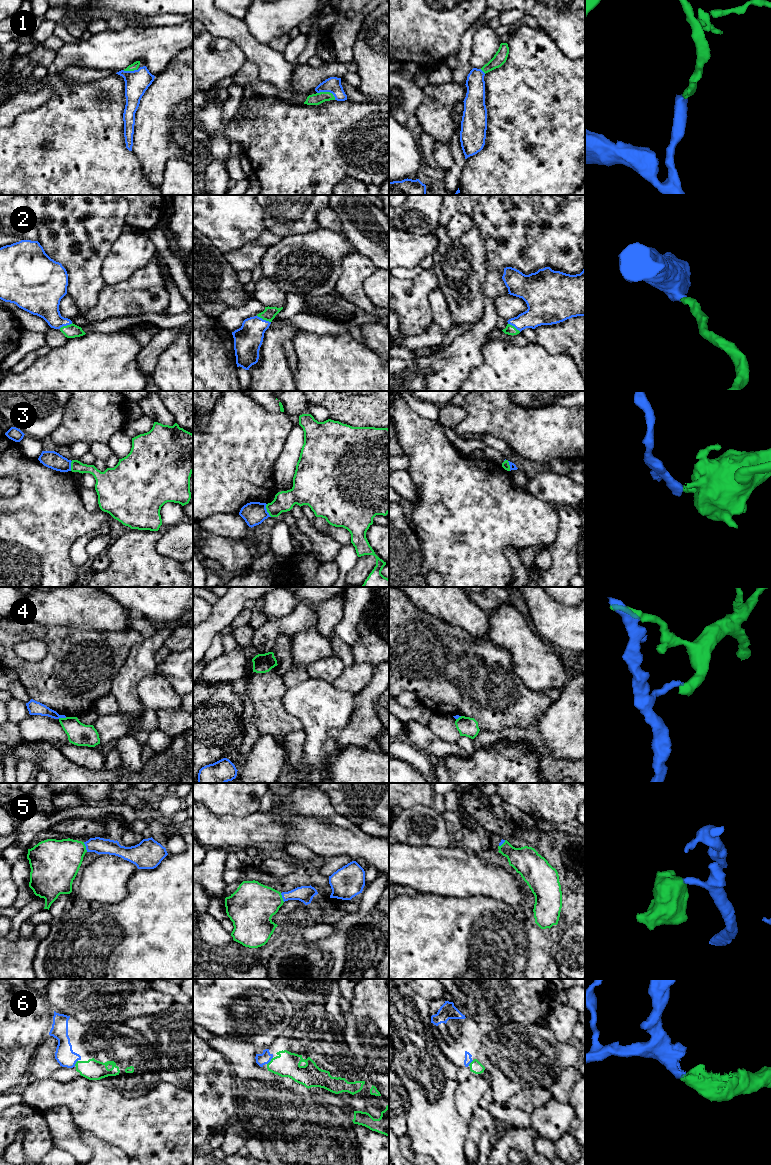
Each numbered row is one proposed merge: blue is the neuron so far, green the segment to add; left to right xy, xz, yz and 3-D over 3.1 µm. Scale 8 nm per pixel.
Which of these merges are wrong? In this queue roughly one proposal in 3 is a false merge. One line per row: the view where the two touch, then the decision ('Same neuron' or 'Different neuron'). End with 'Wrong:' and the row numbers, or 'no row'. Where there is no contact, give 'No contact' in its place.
1: Touches blue in xz. Same neuron
2: Touches blue in xz. Same neuron
3: Touches blue in xz. Different neuron
4: Touches blue in xy. Different neuron
5: Touches blue in xy. Same neuron
6: Touches blue in xz. Same neuron
Wrong: 3, 4

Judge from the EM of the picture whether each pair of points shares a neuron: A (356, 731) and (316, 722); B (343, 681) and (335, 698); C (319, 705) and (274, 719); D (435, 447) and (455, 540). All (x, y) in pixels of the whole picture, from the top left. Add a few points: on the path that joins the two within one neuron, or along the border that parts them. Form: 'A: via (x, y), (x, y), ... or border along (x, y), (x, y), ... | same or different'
A: border along (354, 708), (350, 721), (329, 733), (336, 750) | different
B: border along (331, 683), (340, 690), (348, 690), (356, 694) | different
C: border along (285, 691), (283, 706), (298, 719), (303, 729) | different
D: via (438, 470), (455, 491), (455, 517) | same

